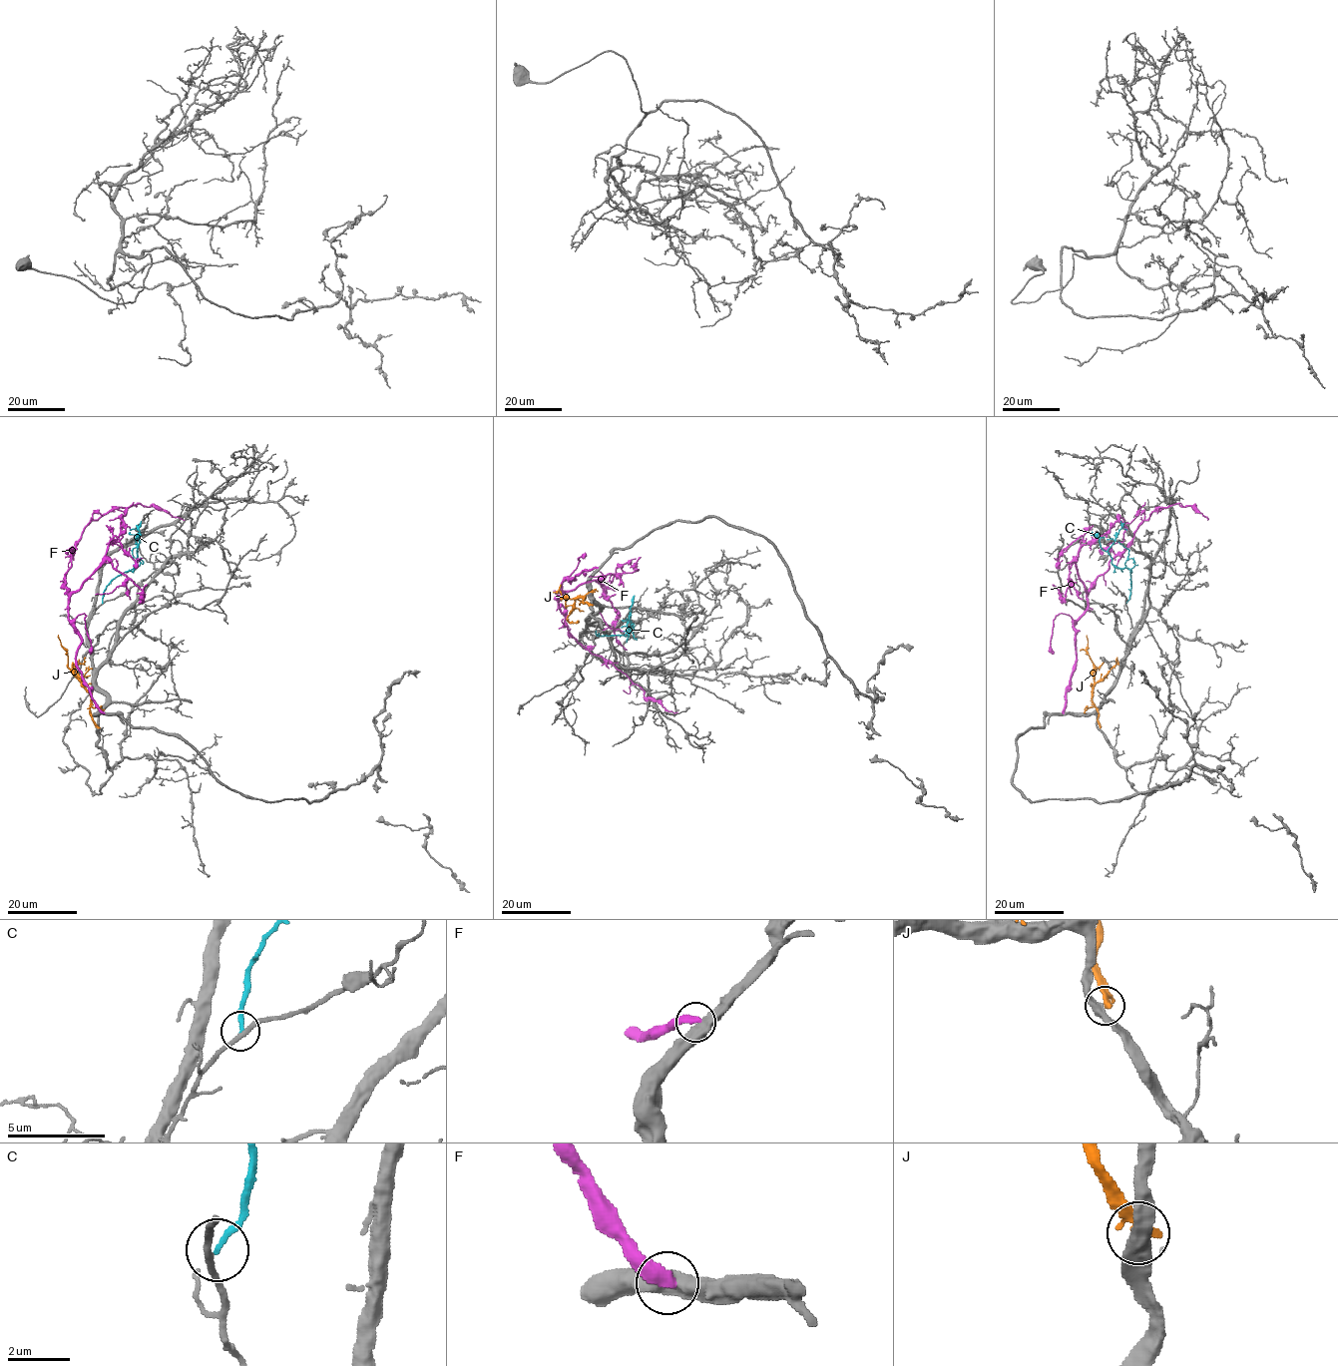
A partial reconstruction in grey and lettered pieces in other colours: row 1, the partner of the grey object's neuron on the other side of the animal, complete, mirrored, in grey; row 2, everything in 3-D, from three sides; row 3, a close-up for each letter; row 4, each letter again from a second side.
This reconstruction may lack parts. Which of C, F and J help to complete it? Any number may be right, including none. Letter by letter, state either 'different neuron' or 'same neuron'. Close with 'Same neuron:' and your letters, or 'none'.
C: different neuron
F: different neuron
J: different neuron
Same neuron: none

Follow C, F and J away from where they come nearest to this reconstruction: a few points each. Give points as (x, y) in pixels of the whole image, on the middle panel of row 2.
C: (596, 632), (599, 636), (627, 636), (630, 612), (632, 625), (623, 632)
F: (597, 568), (562, 583), (558, 608), (565, 614), (568, 632), (586, 649), (609, 660), (645, 696), (677, 712)
J: (591, 605), (583, 602), (584, 597), (561, 598), (559, 591), (552, 591)

